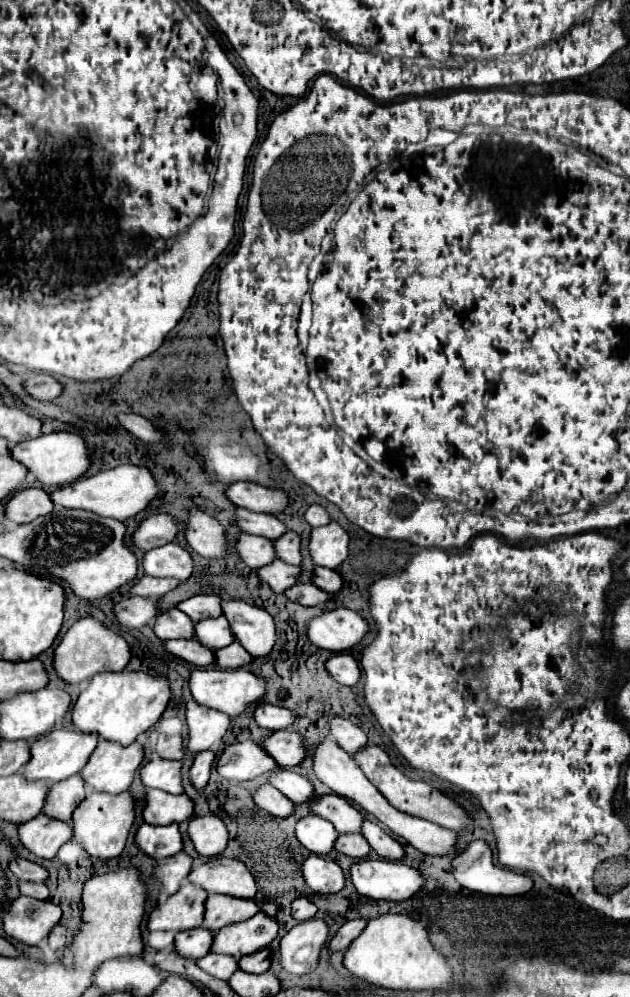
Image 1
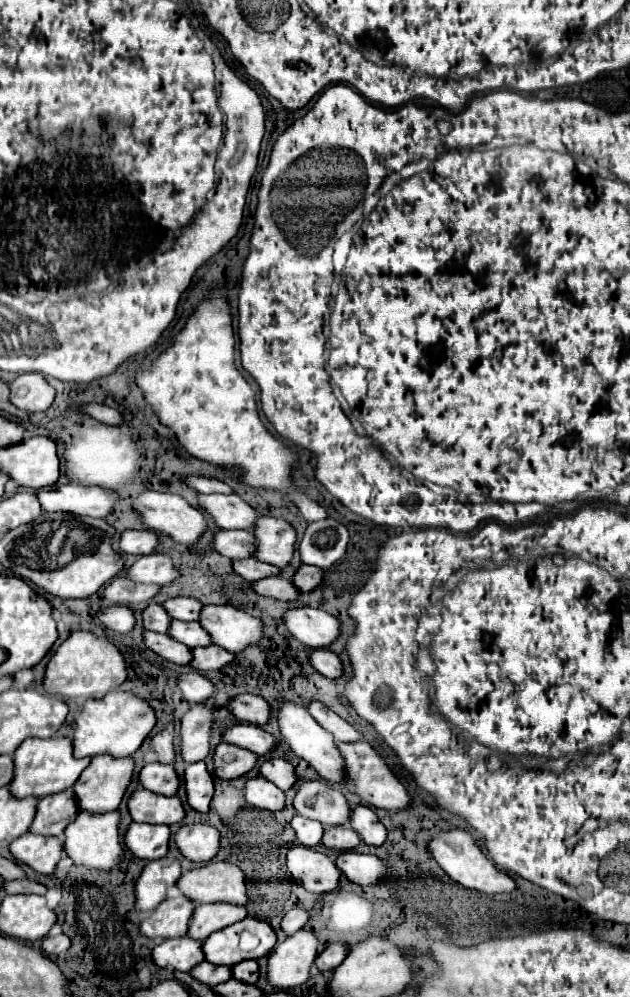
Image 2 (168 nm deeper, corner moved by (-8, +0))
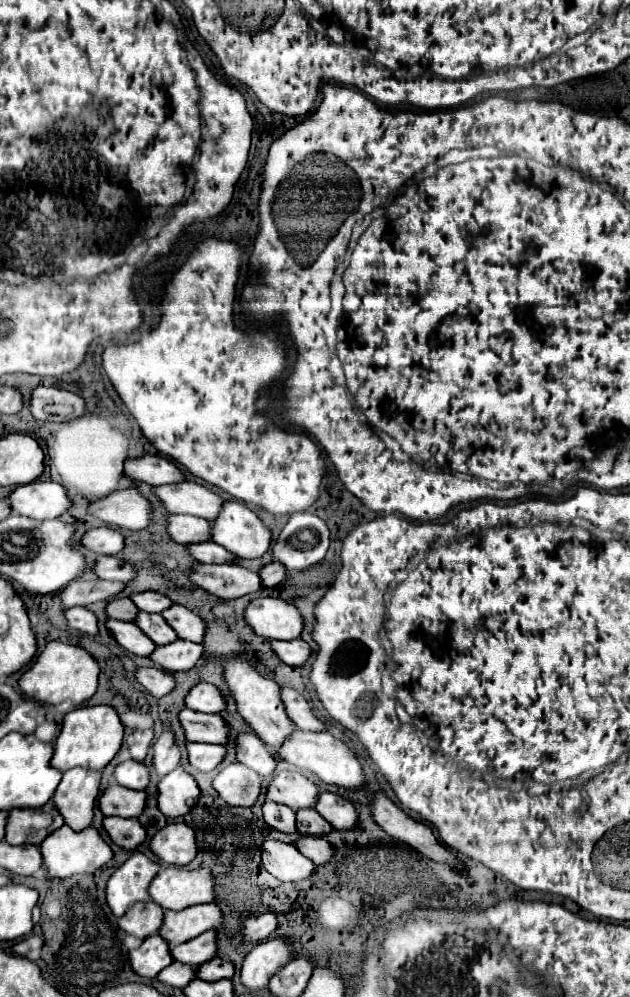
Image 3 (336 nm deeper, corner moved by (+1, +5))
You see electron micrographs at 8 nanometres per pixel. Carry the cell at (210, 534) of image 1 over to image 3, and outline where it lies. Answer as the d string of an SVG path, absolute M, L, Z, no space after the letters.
M135 487L113 491L105 499L91 503L89 511L115 527L121 529L145 529L153 525L153 505L151 501Z

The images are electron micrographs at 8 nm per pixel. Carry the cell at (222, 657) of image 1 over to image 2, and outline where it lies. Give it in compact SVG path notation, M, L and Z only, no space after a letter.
M204 646L204 648L192 648L192 662L190 666L198 672L210 672L210 670L220 670L222 666L230 664L234 660L234 654L226 652L224 648Z

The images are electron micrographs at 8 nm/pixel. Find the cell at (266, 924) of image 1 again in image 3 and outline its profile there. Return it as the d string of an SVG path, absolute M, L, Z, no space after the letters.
M205 931L199 937L173 947L173 959L181 963L201 965L217 955L217 931Z

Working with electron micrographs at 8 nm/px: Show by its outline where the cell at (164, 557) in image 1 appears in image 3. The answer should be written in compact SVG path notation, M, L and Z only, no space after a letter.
M99 557L97 565L95 565L95 573L101 579L111 579L111 581L123 581L129 583L131 579L135 579L137 569L117 557Z

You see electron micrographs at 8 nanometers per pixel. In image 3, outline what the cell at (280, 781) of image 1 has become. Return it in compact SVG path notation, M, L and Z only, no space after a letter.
M253 733L241 735L237 739L237 759L263 777L273 775L273 771L277 769L277 759L267 751L265 743Z

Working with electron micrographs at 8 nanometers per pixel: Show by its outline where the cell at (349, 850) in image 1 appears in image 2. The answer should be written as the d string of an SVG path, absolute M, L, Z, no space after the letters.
M338 826L338 828L324 828L322 844L326 848L334 850L350 850L360 844L360 836L350 826Z

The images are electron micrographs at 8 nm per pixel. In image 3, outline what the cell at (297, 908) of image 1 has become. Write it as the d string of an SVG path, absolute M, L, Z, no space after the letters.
M275 913L249 917L243 923L243 931L245 931L245 939L247 941L261 941L267 935L271 935L275 929L277 929L277 915Z

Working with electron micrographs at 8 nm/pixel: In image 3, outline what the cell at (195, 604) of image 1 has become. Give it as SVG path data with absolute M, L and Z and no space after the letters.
M145 591L145 593L137 593L131 597L133 603L137 603L137 607L141 611L147 613L163 613L165 609L169 609L173 605L173 601L161 593L153 593L153 591Z

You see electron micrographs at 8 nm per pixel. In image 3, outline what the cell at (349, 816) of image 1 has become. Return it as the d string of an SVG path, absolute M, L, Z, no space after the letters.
M297 771L277 773L267 787L267 797L271 801L287 805L293 811L299 811L305 807L315 809L319 793L321 793L321 789L311 779L307 779L305 775L301 775Z

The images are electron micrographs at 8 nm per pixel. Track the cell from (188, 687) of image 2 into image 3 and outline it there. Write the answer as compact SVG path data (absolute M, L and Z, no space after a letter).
M139 667L137 681L143 685L145 691L149 691L153 697L163 697L173 691L175 679L163 669L157 667Z

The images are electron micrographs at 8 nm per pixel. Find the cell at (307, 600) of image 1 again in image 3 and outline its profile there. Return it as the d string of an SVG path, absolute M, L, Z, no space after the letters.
M199 563L195 565L189 577L193 579L195 585L221 599L237 599L261 591L259 573L249 571L235 563L223 563L223 565Z

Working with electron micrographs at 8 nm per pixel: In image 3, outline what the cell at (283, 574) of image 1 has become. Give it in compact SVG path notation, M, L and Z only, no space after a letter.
M213 541L199 543L199 545L187 545L187 549L201 563L235 563L237 561L237 557L231 551L227 551L225 547L219 547Z

